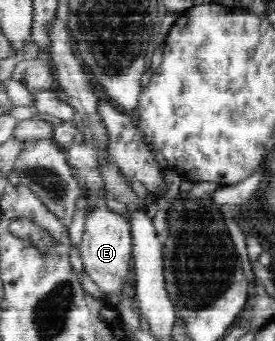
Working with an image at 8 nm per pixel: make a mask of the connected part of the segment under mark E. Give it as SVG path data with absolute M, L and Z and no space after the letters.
M98 204L89 215L86 215L80 253L83 271L106 295L128 290L133 272L132 235L129 218L125 214L119 215L107 206Z

